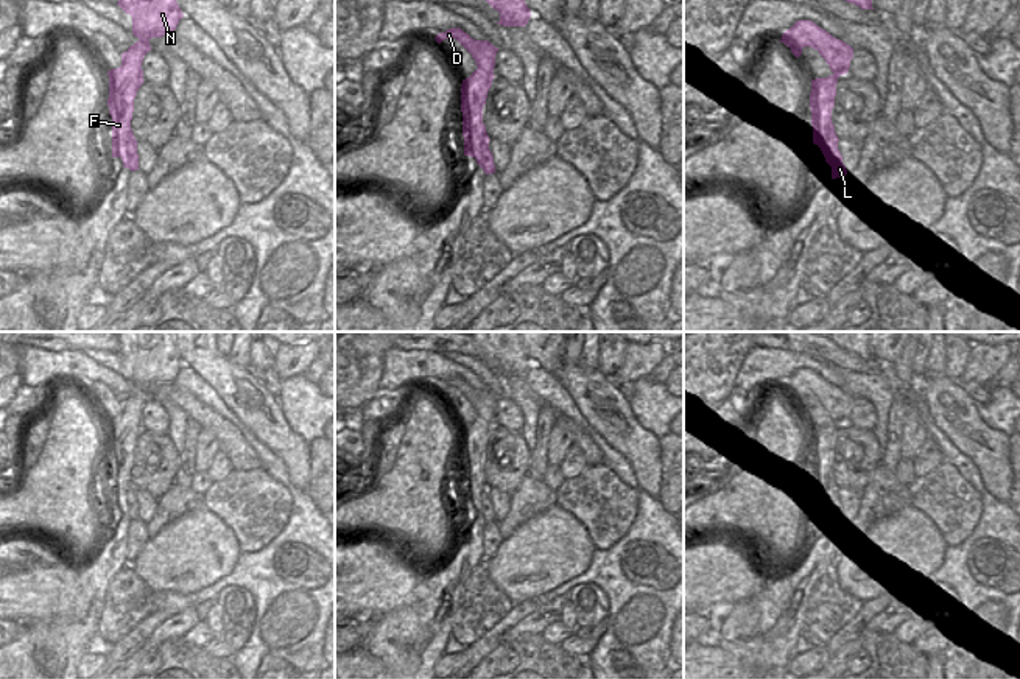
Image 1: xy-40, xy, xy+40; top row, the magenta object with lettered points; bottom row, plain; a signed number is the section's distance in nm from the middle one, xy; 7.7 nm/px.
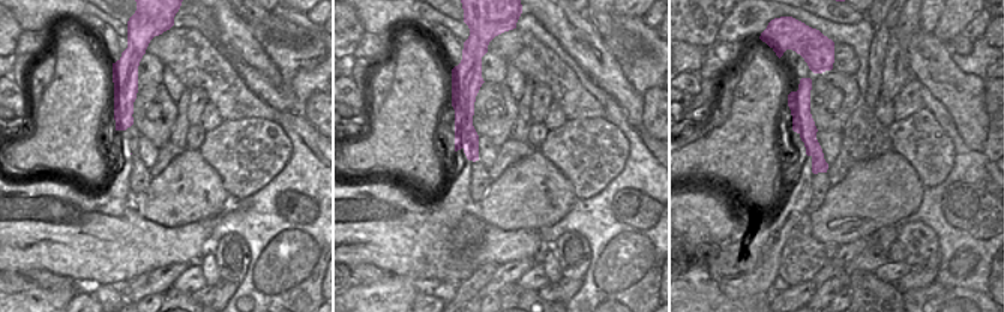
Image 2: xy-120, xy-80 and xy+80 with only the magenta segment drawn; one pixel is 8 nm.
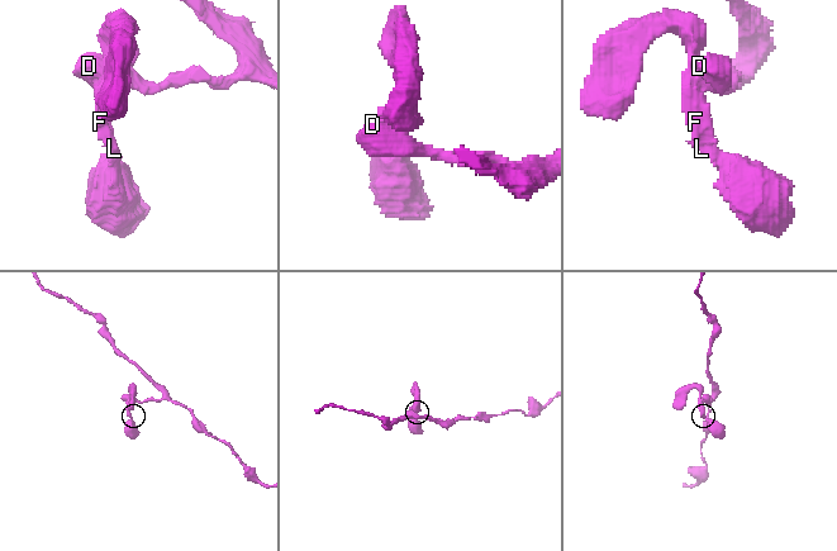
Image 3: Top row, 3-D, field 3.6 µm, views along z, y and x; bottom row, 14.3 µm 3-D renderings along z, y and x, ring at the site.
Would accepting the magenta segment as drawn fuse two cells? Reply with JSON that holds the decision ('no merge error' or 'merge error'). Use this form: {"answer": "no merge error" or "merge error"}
{"answer": "merge error"}

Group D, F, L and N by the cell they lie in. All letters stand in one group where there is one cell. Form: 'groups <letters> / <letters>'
groups D / F L N

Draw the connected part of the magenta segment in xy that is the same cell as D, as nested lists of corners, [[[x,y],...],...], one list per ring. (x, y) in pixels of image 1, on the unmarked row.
[[[450,377],[445,382],[439,382],[434,388],[438,392],[444,388],[456,388],[472,403],[478,417],[494,424],[495,403],[498,397],[489,389],[475,389],[461,377]]]

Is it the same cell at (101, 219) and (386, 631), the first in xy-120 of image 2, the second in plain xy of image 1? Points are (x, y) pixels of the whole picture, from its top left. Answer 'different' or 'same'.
different

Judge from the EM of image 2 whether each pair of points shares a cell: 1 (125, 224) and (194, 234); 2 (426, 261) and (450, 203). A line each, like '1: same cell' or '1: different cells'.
1: same cell
2: different cells

